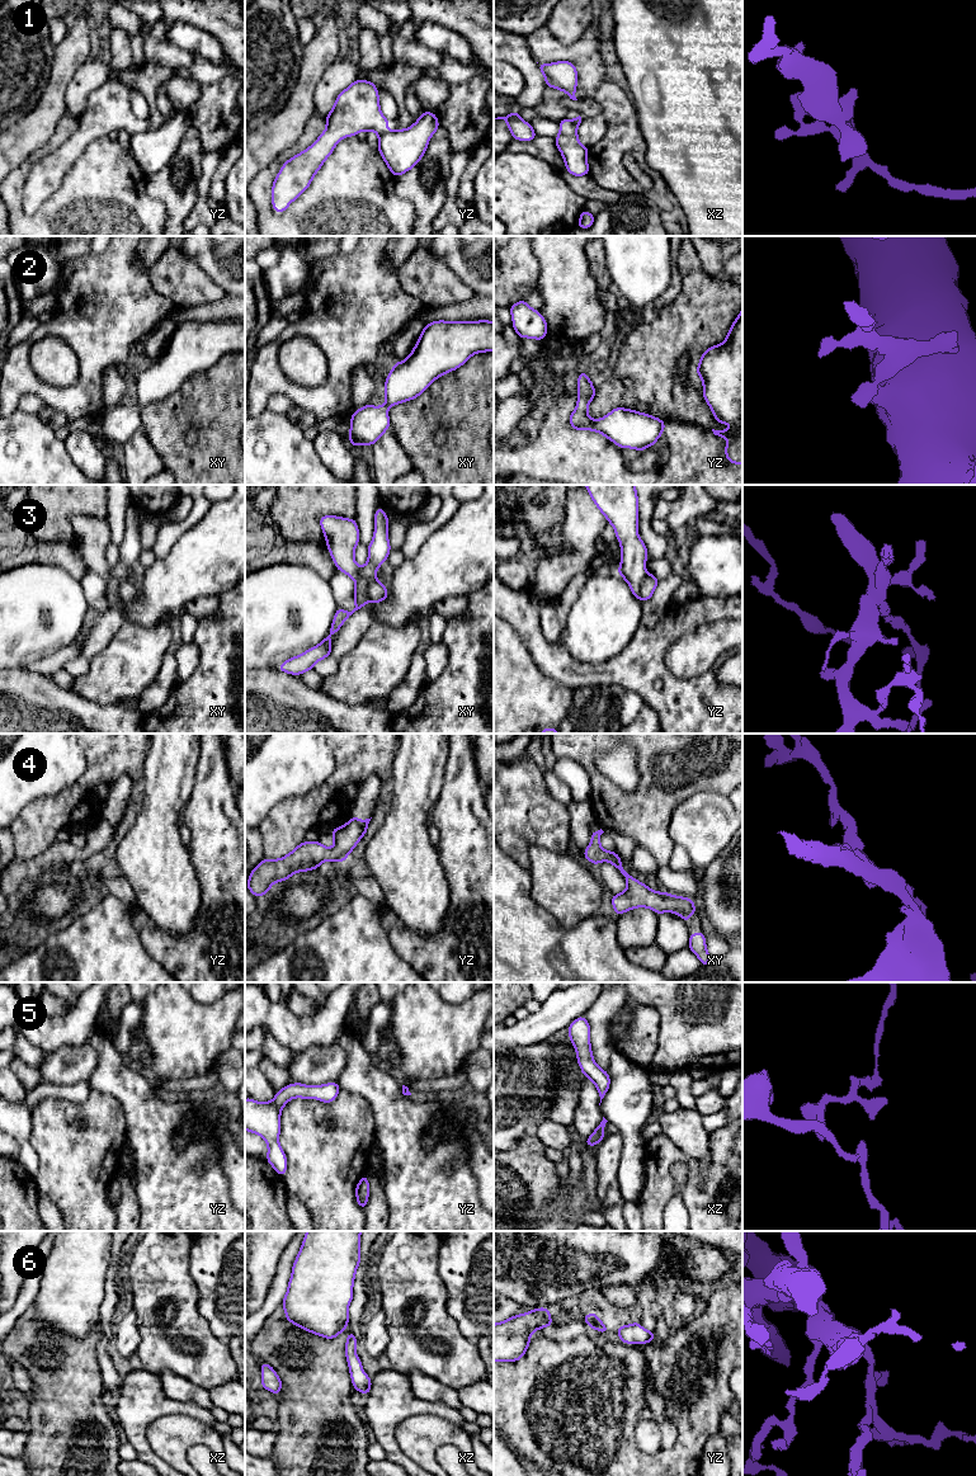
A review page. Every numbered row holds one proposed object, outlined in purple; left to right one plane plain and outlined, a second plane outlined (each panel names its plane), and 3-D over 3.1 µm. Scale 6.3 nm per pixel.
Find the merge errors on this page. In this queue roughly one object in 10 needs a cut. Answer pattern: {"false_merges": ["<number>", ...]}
{"false_merges": ["1", "3"]}

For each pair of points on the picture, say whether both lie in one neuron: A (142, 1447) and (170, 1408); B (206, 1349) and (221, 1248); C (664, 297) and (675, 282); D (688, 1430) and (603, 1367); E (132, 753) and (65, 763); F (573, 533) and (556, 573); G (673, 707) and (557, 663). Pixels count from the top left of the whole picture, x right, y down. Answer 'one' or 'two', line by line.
A: one
B: two
C: one
D: one
E: two
F: one
G: one

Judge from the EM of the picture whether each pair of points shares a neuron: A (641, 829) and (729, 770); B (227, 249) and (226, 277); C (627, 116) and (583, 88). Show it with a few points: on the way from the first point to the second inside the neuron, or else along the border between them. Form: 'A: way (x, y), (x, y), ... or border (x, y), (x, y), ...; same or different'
A: way (663, 807), (679, 791), (699, 778), (707, 778); same
B: way (226, 255), (226, 270); same
C: border (608, 81), (604, 81), (592, 98); different

